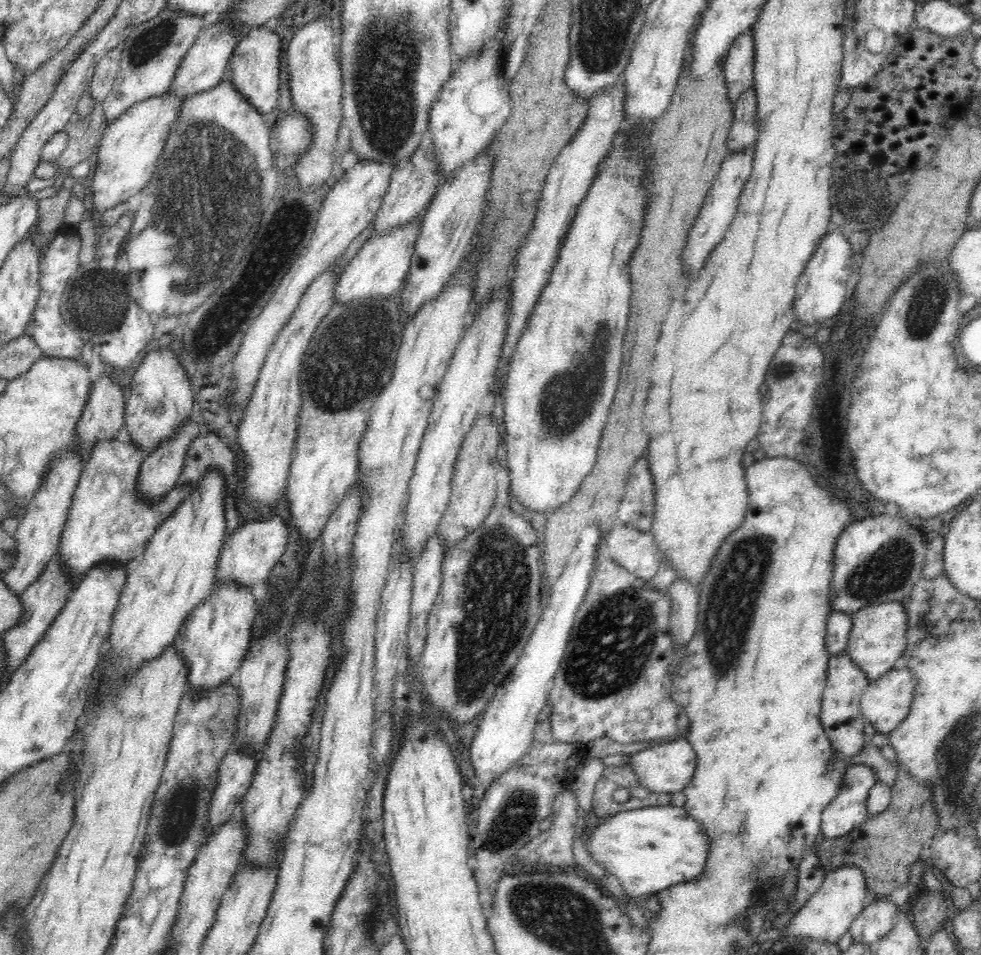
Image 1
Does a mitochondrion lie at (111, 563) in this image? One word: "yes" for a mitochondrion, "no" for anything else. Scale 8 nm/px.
no

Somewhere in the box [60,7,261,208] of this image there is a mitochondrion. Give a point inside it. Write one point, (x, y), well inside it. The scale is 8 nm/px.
(148, 43)

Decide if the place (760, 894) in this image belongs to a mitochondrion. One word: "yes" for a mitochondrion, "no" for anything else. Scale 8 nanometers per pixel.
yes

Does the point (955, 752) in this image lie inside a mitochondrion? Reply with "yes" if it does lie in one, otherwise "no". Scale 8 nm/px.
yes

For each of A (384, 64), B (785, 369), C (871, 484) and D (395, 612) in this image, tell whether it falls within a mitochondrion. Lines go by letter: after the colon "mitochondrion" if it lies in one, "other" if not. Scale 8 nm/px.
A: mitochondrion
B: mitochondrion
C: other
D: other

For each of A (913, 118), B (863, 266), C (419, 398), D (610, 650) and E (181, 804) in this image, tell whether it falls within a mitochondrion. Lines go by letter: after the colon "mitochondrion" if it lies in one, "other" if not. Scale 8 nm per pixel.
A: other
B: other
C: other
D: mitochondrion
E: mitochondrion

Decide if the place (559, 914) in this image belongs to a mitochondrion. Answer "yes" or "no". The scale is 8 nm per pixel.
yes

